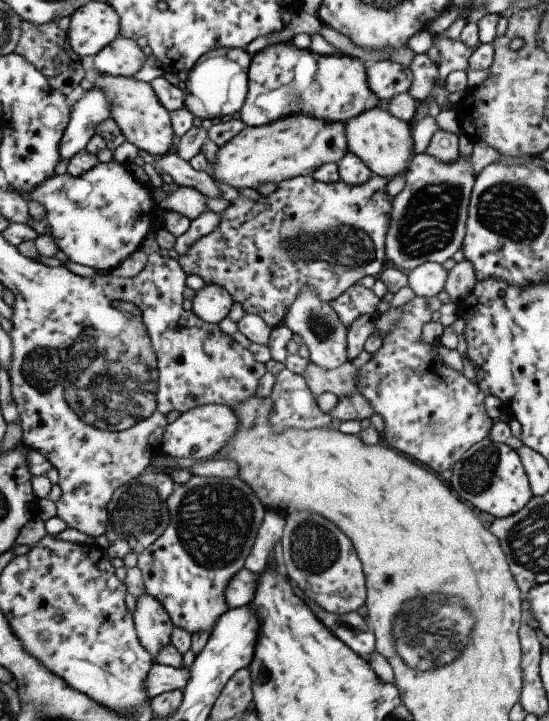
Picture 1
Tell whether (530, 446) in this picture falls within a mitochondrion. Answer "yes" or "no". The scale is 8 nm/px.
no

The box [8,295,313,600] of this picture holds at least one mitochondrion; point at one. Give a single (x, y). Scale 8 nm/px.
(109, 378)

